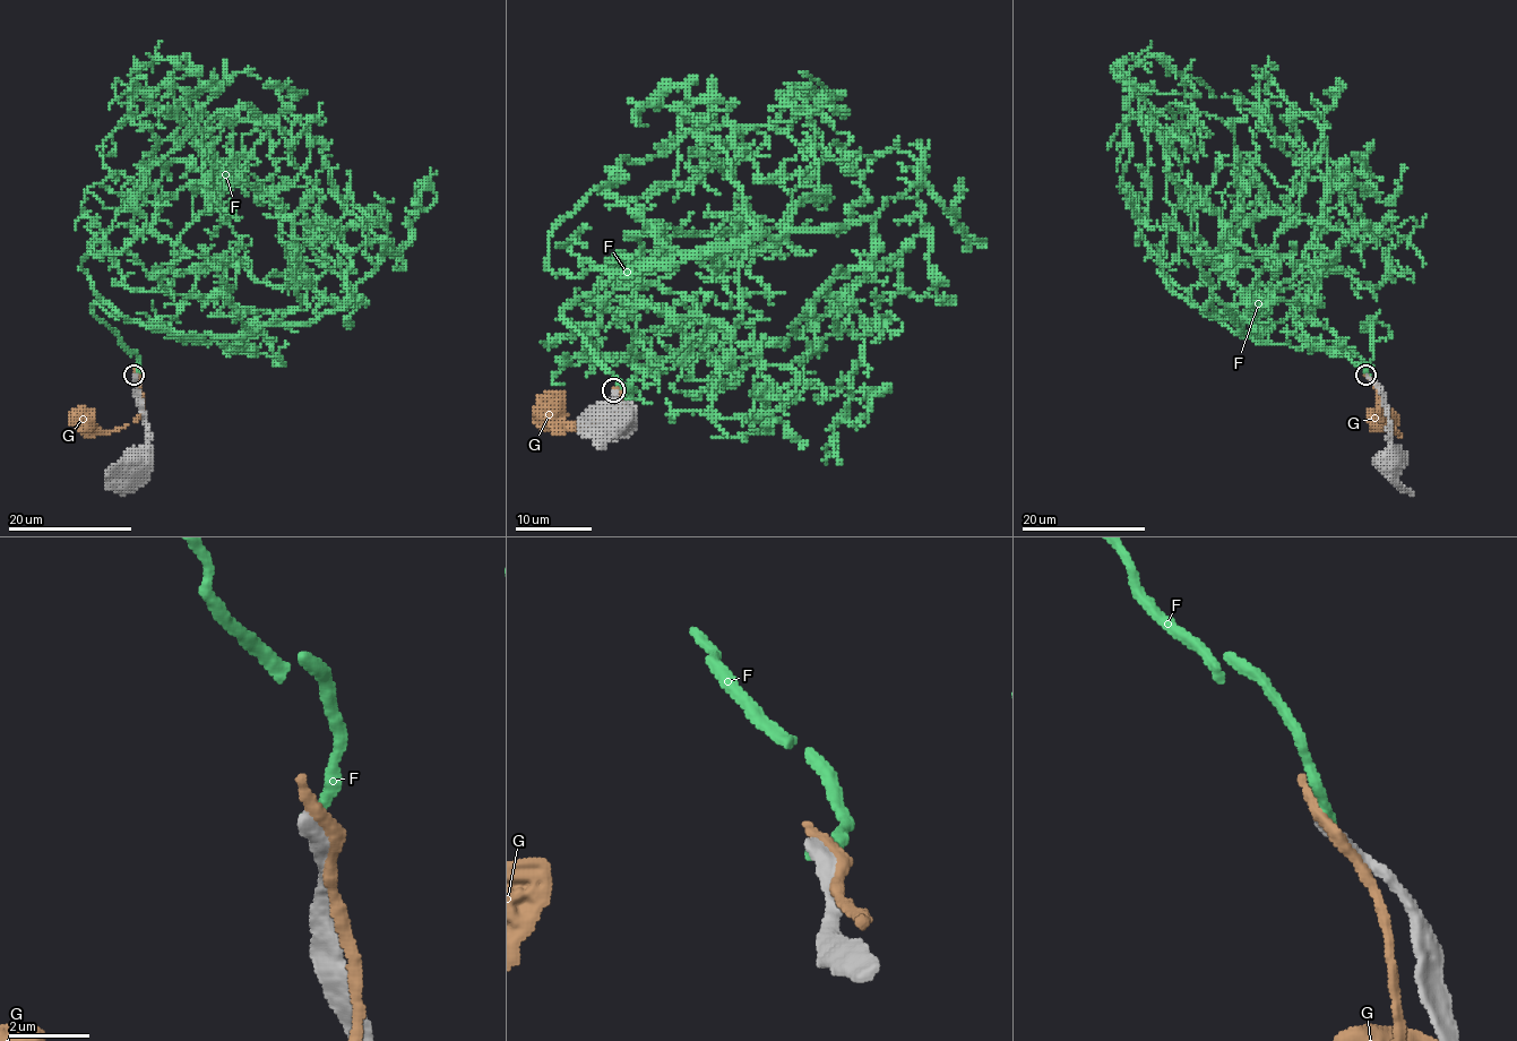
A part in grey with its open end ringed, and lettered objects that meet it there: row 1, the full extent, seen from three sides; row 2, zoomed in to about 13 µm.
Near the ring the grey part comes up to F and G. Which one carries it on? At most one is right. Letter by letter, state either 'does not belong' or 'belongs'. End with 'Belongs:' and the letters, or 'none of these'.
F: does not belong
G: does not belong
Belongs: none of these

